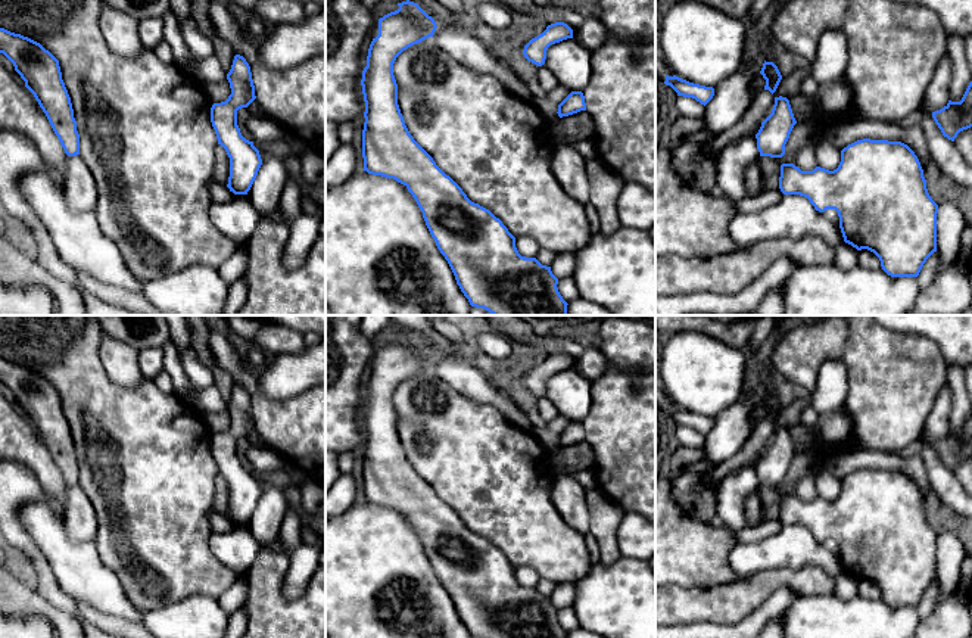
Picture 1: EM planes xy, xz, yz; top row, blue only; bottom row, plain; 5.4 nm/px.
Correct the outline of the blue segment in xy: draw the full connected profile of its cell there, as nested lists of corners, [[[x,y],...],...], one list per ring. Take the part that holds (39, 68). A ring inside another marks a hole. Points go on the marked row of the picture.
[[[0,28],[0,53],[15,66],[46,113],[68,156],[80,155],[80,134],[59,60],[40,43]]]

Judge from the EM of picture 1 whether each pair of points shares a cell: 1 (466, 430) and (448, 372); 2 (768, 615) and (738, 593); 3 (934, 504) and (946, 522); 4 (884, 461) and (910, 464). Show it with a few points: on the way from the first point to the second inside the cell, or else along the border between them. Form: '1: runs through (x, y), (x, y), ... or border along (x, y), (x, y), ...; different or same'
1: border along (432, 367), (463, 395), (483, 404); different
2: border along (788, 588), (776, 588), (756, 609), (735, 622); different
3: runs through (935, 509), (941, 517); same
4: runs through (890, 461), (904, 464); same

